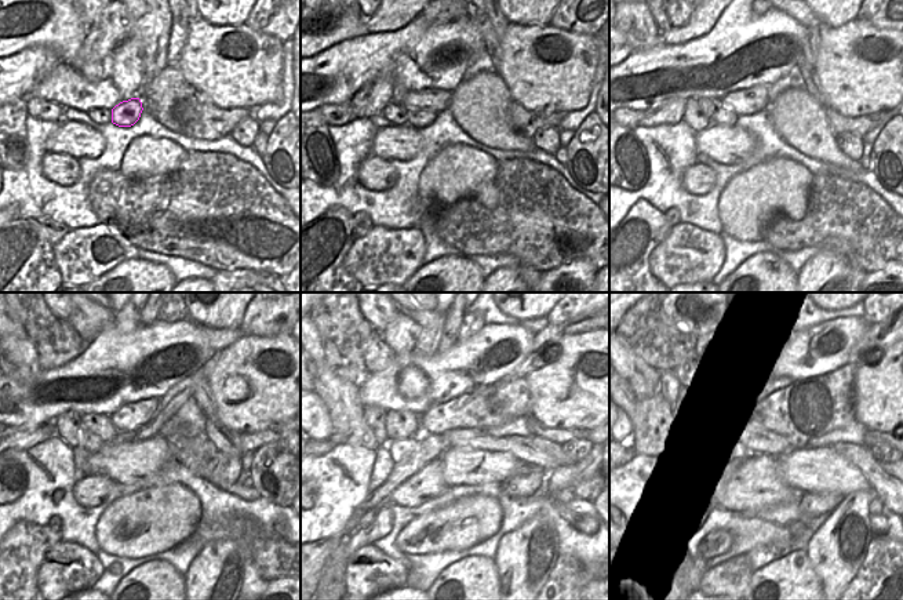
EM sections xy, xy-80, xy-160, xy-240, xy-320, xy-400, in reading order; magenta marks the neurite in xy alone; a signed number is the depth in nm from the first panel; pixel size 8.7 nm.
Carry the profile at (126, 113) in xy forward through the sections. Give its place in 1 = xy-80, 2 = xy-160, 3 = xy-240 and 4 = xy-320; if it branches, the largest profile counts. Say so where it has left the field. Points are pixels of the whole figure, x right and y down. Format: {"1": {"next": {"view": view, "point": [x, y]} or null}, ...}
{"1": {"next": {"view": "xy-80", "point": [418, 119]}}, "2": {"next": {"view": "xy-160", "point": [721, 116]}}, "3": {"next": {"view": "xy-240", "point": [99, 425]}}, "4": {"next": {"view": "xy-320", "point": [399, 424]}}}

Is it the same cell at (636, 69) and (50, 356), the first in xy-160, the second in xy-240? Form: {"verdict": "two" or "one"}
{"verdict": "two"}

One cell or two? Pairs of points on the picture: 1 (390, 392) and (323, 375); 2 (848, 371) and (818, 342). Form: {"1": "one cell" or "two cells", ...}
{"1": "two cells", "2": "two cells"}

